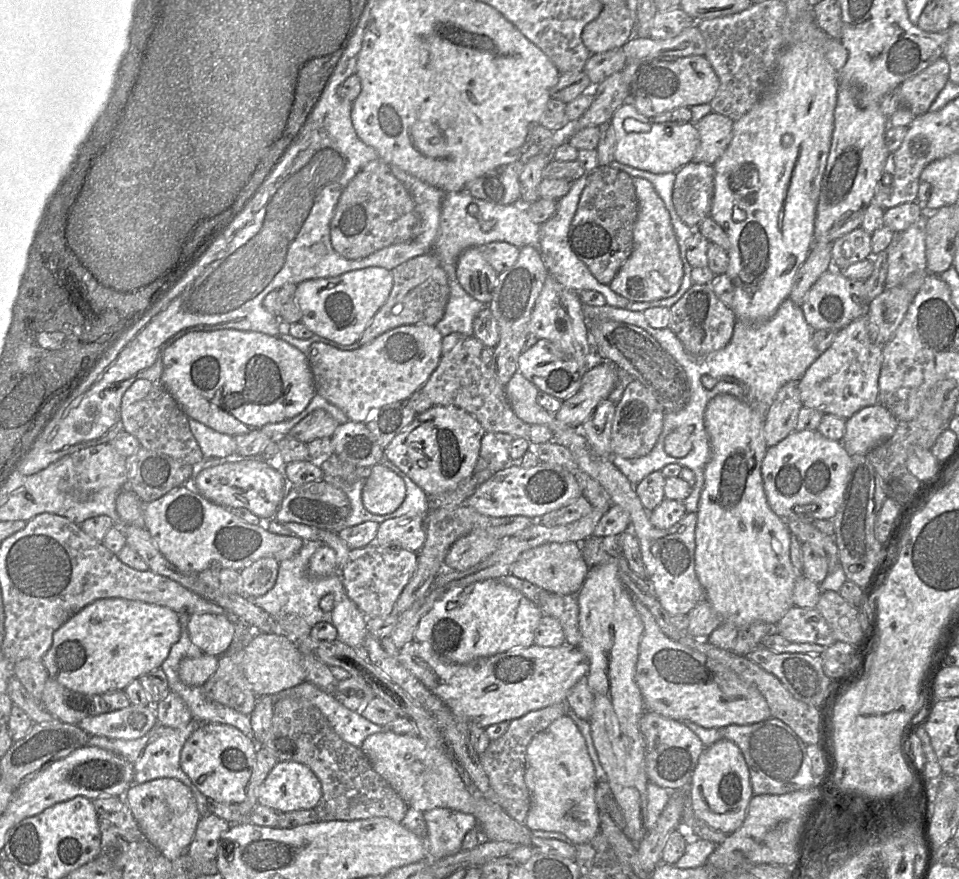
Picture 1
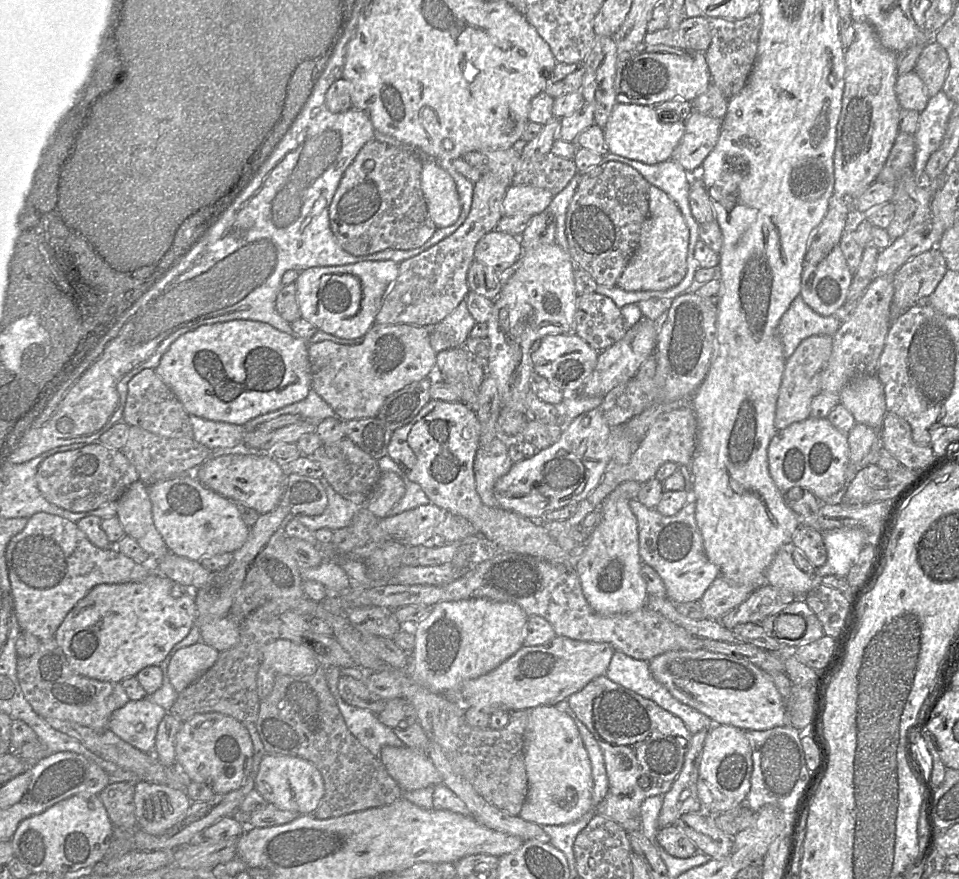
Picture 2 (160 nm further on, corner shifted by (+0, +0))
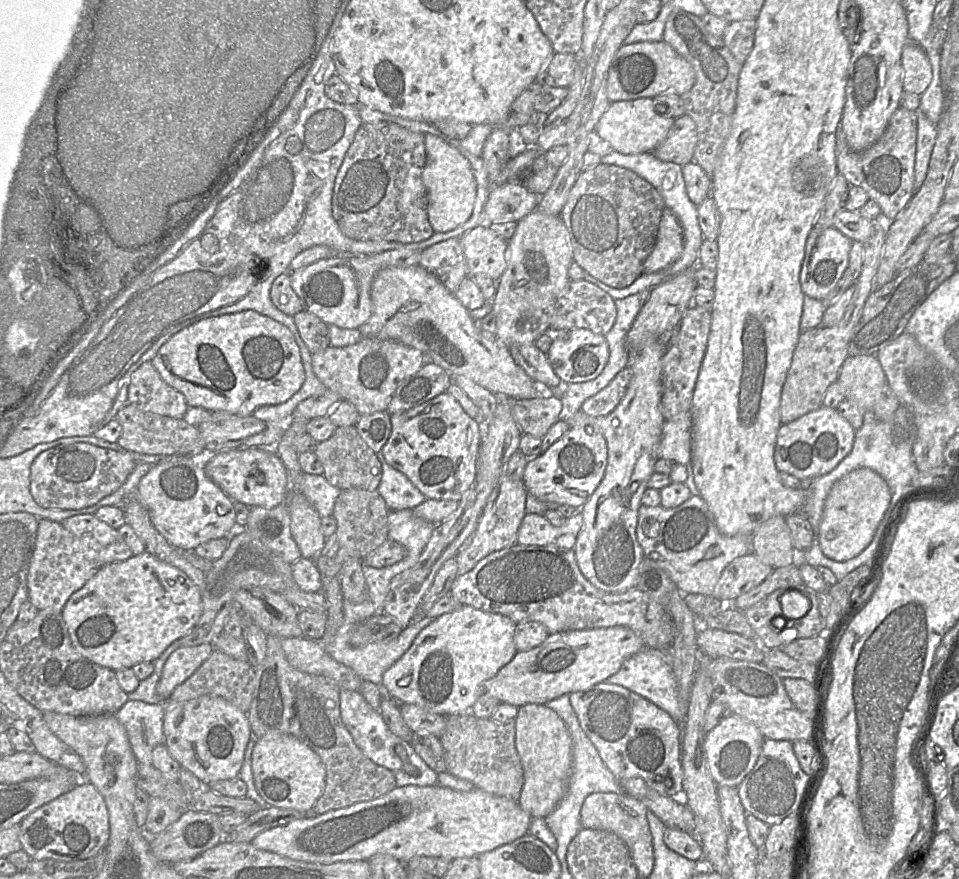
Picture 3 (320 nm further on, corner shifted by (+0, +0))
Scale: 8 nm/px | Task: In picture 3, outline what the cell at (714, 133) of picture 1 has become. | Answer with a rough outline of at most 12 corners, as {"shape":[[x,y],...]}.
{"shape":[[675,119],[653,154],[683,166],[693,161],[698,133],[694,120]]}

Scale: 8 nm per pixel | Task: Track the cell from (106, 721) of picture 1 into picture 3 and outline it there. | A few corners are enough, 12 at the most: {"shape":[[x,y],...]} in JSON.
{"shape":[[127,700],[116,712],[138,763],[164,743],[162,702]]}

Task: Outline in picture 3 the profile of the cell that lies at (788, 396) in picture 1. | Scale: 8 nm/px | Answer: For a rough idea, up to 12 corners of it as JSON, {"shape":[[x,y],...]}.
{"shape":[[891,221],[864,242],[862,271],[843,318],[800,333],[781,393],[780,420],[822,406],[875,277]]}

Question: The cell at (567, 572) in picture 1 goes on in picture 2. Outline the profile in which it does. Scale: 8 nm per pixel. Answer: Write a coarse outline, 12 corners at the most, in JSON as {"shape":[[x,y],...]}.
{"shape":[[430,400],[387,455],[503,553],[573,566],[536,520],[482,503],[466,404]]}

